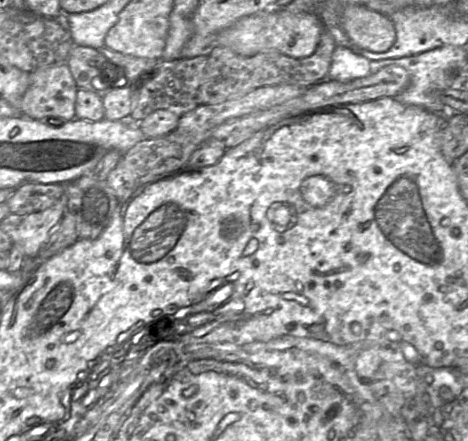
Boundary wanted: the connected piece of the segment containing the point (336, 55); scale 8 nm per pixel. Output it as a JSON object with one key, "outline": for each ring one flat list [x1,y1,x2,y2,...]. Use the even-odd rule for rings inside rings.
{"outline":[[337,45,332,54,331,66,326,79,348,82,371,74,370,60]]}

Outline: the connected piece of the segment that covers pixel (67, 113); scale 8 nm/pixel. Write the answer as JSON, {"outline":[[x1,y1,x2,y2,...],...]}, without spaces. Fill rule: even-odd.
{"outline":[[66,63,29,73,29,86,21,101,21,116,74,120,78,87]]}

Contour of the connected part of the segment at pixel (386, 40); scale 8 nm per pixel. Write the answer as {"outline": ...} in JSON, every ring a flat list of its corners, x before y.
{"outline":[[362,5,344,6,341,25,355,45,372,52,388,50,396,38,395,27,389,16]]}

